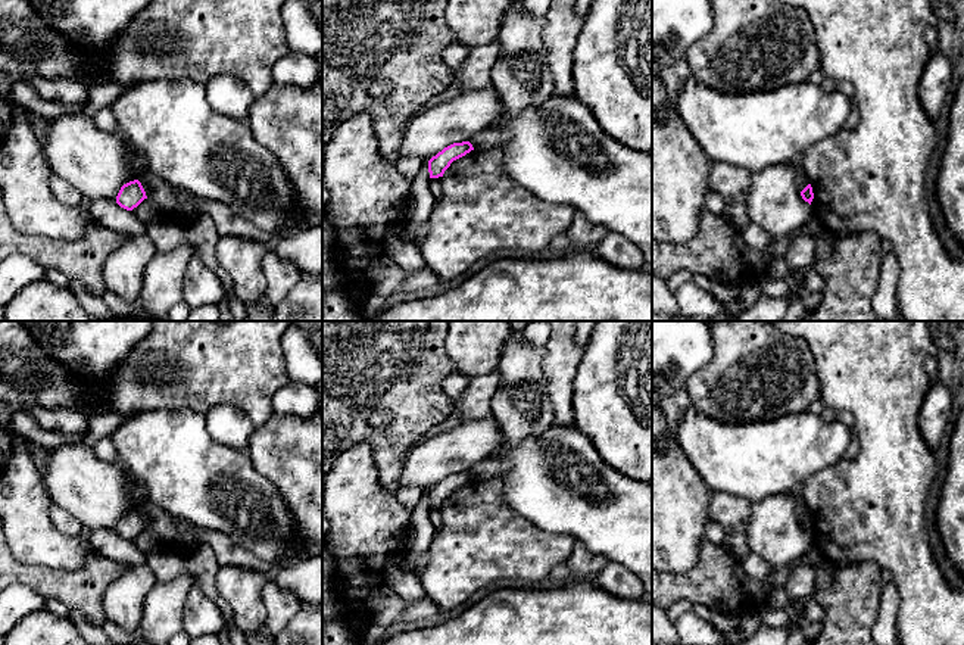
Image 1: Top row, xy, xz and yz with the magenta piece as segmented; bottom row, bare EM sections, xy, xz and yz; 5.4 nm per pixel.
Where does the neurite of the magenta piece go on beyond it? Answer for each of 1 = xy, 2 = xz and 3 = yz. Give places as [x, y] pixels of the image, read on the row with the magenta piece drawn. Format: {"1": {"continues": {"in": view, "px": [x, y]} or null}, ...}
{"1": {"continues": null}, "2": {"continues": null}, "3": {"continues": null}}

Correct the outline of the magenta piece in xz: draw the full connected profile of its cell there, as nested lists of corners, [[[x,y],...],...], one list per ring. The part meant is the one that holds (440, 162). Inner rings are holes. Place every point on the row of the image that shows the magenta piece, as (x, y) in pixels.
[[[469,141],[453,143],[428,161],[430,178],[443,177],[450,163],[474,150]]]

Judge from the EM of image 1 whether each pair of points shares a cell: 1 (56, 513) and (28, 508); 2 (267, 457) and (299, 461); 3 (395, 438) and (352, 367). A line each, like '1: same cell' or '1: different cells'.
1: different cells
2: same cell
3: same cell

